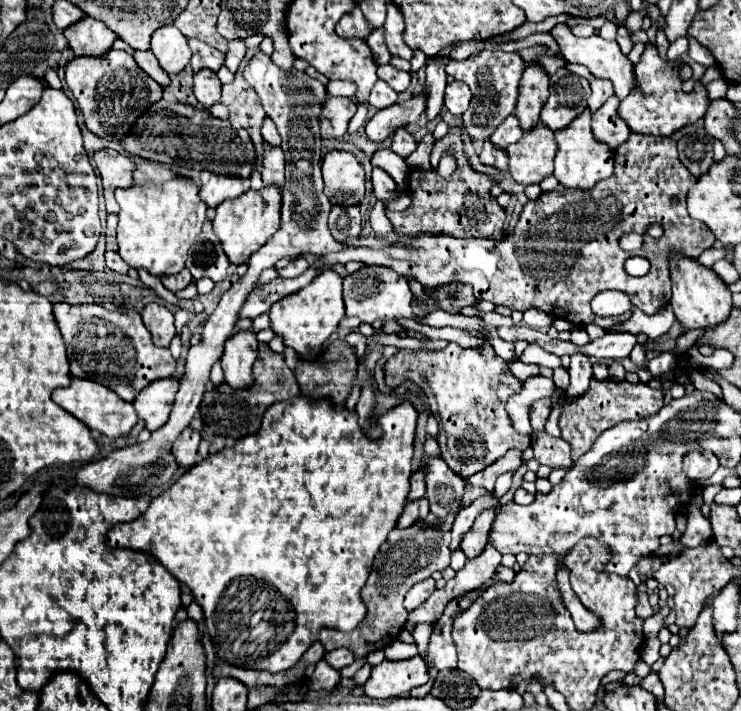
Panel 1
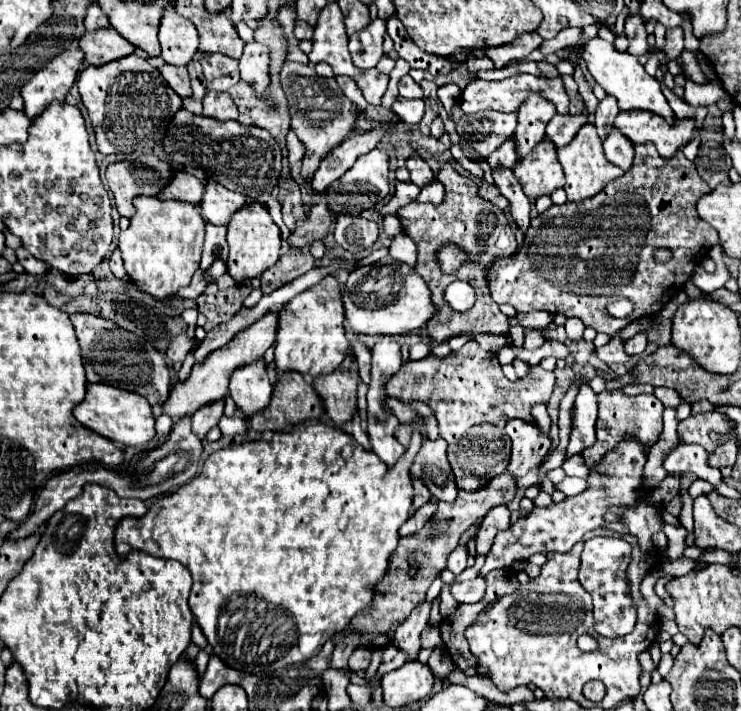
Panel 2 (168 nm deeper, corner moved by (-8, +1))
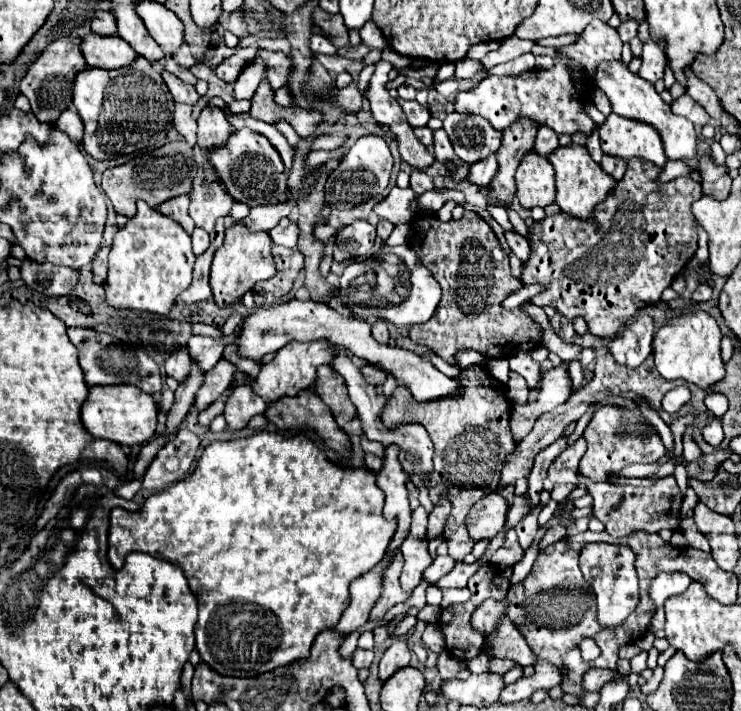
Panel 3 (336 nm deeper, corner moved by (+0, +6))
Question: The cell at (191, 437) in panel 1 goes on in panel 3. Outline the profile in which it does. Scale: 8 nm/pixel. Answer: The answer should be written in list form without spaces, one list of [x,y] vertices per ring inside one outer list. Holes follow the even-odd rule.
[[[223,358],[217,362],[217,366],[213,370],[209,370],[205,374],[203,388],[199,388],[199,392],[195,396],[195,404],[193,404],[197,408],[197,412],[203,412],[205,408],[209,408],[209,404],[213,404],[229,388],[235,372],[237,372],[237,368]]]

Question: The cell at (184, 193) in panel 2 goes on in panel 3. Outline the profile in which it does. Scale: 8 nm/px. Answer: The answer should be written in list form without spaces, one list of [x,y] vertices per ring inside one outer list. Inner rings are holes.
[[[187,194],[187,196],[175,196],[175,198],[167,200],[167,202],[163,202],[163,204],[159,206],[159,212],[163,212],[165,216],[171,216],[173,220],[177,220],[177,222],[191,234],[193,228],[195,228],[195,224],[193,224],[193,220],[189,218],[187,208],[189,208],[189,194]]]

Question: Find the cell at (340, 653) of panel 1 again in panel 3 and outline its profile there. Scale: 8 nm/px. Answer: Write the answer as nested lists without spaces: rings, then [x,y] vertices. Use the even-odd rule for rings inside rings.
[[[357,648],[353,652],[353,656],[351,656],[351,662],[353,662],[355,668],[369,668],[371,660],[373,660],[373,650],[361,650],[361,648]]]

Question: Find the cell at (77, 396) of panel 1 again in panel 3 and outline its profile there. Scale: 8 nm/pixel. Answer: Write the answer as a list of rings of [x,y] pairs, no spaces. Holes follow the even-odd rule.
[[[91,386],[81,408],[81,420],[95,438],[113,440],[121,446],[137,446],[153,438],[157,428],[155,400],[133,386]]]

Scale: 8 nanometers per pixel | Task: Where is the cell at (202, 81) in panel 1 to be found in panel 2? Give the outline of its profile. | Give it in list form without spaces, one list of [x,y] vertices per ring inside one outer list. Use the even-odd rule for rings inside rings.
[[[207,93],[203,99],[203,115],[213,117],[217,121],[229,121],[229,119],[237,119],[239,113],[233,99],[227,93],[219,97],[215,93]]]

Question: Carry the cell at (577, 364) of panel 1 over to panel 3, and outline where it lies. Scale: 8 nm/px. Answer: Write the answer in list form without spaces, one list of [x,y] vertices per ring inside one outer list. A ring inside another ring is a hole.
[[[581,436],[575,444],[567,446],[567,448],[555,458],[555,462],[549,466],[549,472],[547,472],[549,480],[551,480],[553,484],[563,484],[563,482],[573,482],[573,484],[577,484],[575,474],[577,474],[577,470],[579,470],[579,460],[581,460],[581,456],[585,454],[585,450],[587,450],[587,442],[585,442],[583,436]]]

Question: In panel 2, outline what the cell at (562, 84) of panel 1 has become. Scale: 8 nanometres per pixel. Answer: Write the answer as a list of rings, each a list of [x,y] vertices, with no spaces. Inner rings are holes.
[[[557,113],[547,125],[547,137],[559,149],[559,147],[571,143],[571,139],[585,125],[585,121],[587,121],[587,113],[583,113],[583,115],[569,115],[569,113],[559,115]]]

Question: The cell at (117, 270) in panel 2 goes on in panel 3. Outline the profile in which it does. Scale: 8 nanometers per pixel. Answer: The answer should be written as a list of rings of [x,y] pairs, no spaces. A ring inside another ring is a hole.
[[[101,248],[93,260],[93,274],[99,282],[107,278],[107,256],[109,256],[109,248]]]

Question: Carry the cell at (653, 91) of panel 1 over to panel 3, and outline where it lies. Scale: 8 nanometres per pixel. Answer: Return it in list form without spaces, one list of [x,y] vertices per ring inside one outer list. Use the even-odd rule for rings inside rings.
[[[609,114],[599,128],[599,136],[605,154],[613,154],[623,160],[641,156],[657,166],[667,162],[667,156],[663,156],[663,140],[649,124],[639,124],[619,114]]]

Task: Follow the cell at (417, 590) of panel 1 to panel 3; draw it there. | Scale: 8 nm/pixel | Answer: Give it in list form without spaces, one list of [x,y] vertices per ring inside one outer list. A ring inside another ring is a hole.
[[[407,638],[395,640],[391,648],[385,650],[381,662],[379,662],[379,680],[387,680],[391,674],[395,674],[399,668],[405,668],[411,660],[411,650],[407,646]]]

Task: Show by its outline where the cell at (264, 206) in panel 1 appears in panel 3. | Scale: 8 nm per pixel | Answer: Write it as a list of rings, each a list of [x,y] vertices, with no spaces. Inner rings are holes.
[[[235,222],[231,228],[227,228],[225,242],[215,252],[211,264],[211,288],[215,302],[219,306],[237,302],[257,282],[267,280],[273,274],[275,274],[275,262],[271,256],[271,236],[267,232],[247,232],[247,226],[241,222]]]

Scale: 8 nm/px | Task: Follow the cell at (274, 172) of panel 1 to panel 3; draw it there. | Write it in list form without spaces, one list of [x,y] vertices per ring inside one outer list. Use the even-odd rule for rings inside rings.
[[[289,218],[279,220],[279,224],[269,232],[271,240],[275,244],[287,246],[287,248],[295,248],[297,246],[297,236],[299,236],[299,226],[297,222],[291,222]]]

